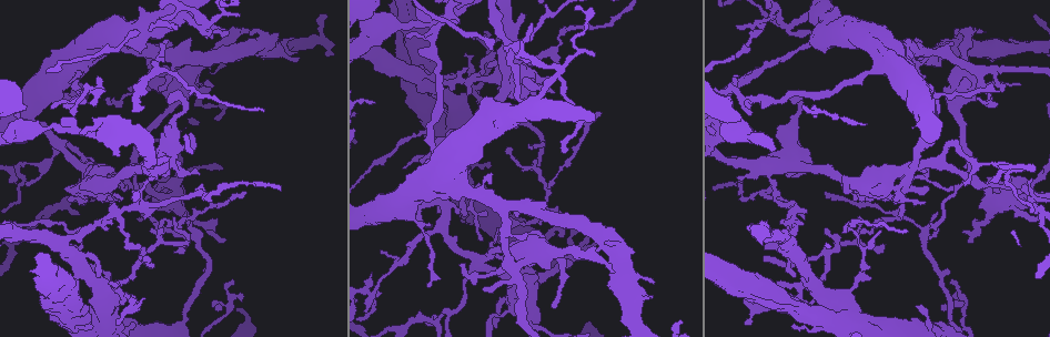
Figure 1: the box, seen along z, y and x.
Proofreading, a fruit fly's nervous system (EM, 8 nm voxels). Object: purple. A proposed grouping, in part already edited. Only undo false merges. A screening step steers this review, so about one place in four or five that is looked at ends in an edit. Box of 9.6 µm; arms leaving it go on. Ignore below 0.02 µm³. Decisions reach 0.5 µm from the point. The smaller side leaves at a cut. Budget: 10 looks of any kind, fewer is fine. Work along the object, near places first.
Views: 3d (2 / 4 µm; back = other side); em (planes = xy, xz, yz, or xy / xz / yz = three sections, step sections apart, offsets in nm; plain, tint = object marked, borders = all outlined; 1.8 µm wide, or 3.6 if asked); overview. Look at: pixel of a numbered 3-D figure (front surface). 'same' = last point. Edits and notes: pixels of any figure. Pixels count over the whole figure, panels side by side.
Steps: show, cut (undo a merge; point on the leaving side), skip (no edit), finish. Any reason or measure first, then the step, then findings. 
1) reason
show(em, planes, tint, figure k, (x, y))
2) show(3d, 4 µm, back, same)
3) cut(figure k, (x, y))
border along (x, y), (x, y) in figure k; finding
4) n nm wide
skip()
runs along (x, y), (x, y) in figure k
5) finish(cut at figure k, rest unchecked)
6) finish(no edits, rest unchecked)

four or more arms meet
show(em, planes, tint, figure 1, (83, 170))

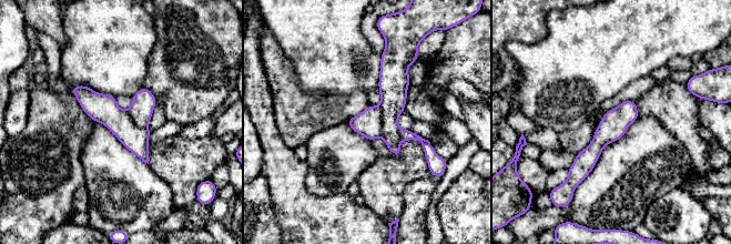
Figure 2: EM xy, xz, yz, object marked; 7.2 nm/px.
200 nm wide
cut(figure 2, (393, 89))
border along (378, 107), (382, 113), (382, 135) in figure 2; two neurons meet here

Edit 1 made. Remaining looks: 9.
show(overview)

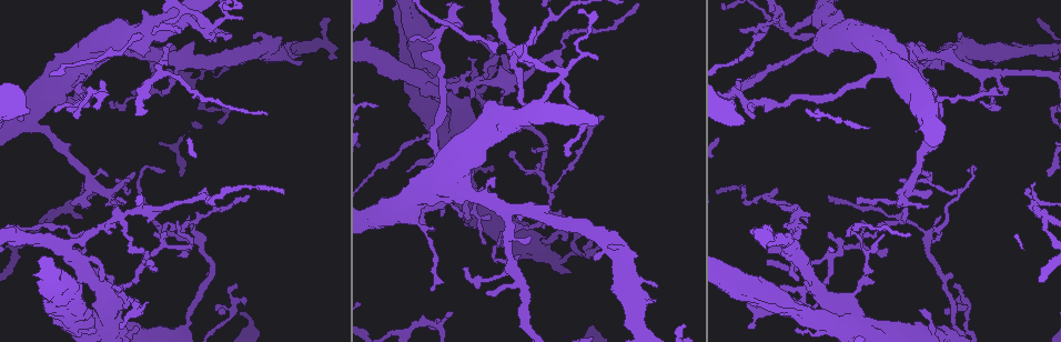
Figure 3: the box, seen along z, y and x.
show(3d, 2 µm, figure 3, (437, 326))

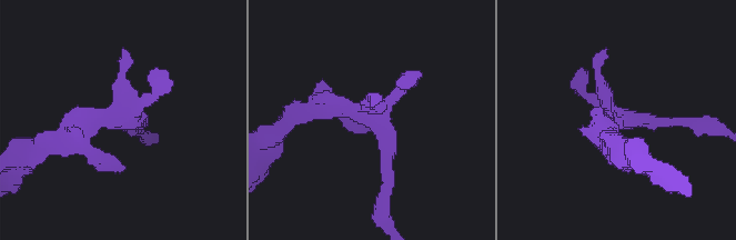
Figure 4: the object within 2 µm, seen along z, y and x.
shape alone is not enough
show(em, xy, step 8, tint, figure 4, (122, 119))

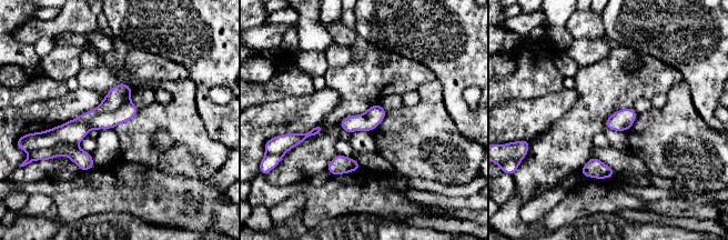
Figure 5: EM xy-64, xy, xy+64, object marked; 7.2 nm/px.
150 nm wide
cut(figure 5, (118, 94))
a second neuron is stuck on

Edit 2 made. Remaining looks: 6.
branch point
show(em, planes, tint, figure 3, (116, 216))

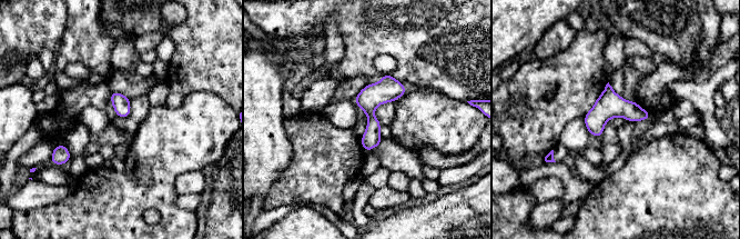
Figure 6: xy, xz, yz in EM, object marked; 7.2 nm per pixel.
130 nm wide
skip()
all the same neuron

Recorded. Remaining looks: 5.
finish(cut at figure 2, cut at figure 5, rest unchecked)

